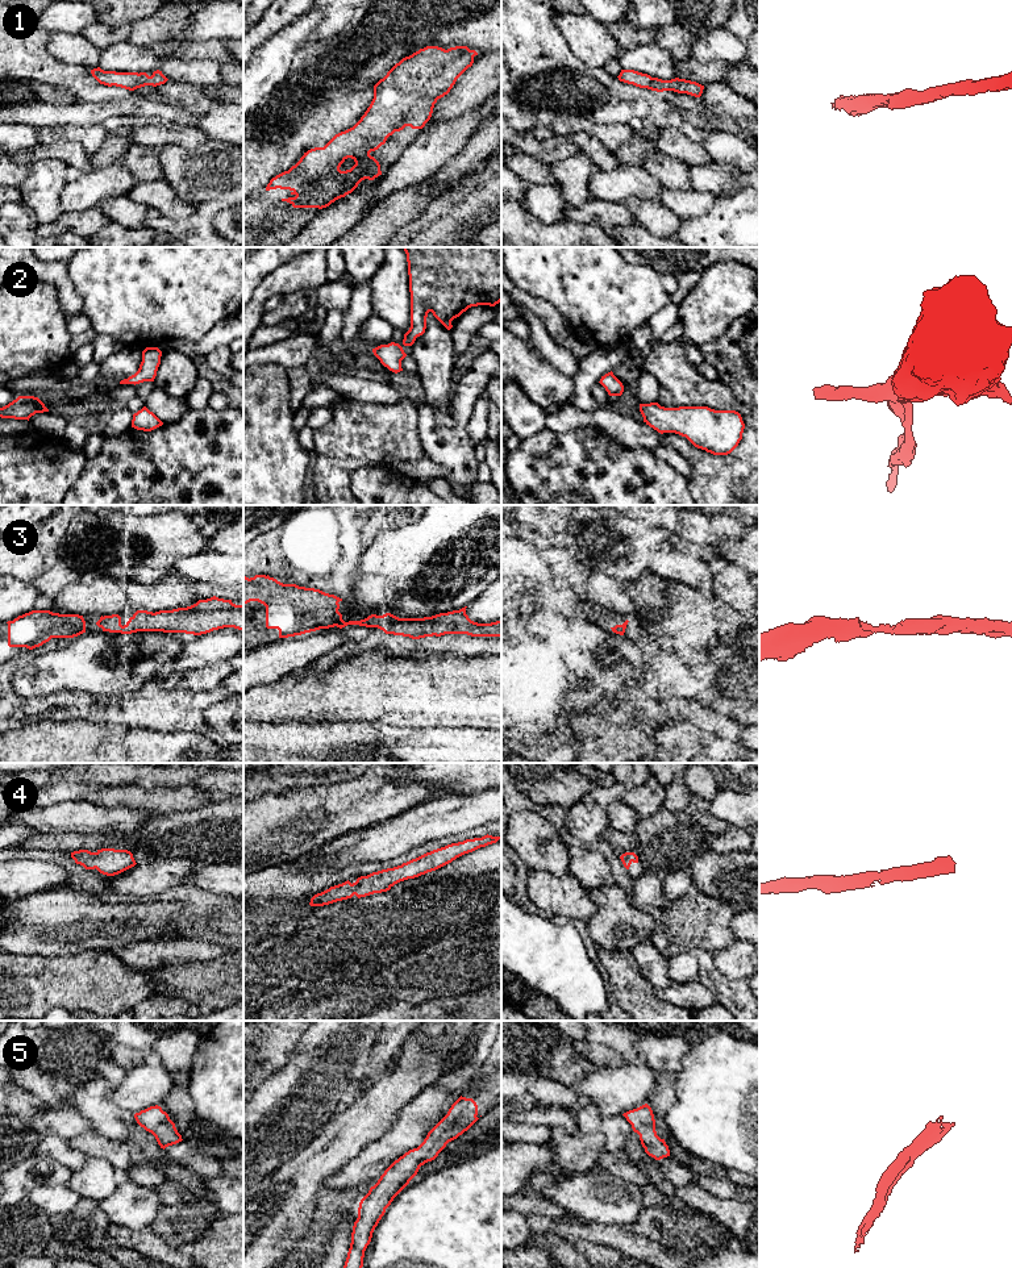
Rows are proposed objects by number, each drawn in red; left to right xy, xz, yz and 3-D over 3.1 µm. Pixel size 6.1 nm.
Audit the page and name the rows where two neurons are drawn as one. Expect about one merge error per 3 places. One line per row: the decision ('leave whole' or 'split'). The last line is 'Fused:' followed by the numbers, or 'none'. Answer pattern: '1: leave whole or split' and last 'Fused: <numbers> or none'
1: leave whole
2: leave whole
3: leave whole
4: leave whole
5: leave whole
Fused: none

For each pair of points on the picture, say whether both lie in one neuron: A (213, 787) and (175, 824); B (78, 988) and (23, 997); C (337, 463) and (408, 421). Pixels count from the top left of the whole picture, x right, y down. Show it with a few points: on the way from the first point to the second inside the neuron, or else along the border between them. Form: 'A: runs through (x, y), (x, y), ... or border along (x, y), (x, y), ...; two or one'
A: border along (217, 795), (229, 797); two
B: runs through (65, 988), (36, 988); one
C: runs through (354, 446), (366, 434), (391, 430); one

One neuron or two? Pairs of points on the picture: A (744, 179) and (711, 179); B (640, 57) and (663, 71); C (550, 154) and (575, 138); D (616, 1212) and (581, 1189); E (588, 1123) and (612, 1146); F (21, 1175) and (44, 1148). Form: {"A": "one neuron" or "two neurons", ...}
{"A": "one neuron", "B": "one neuron", "C": "two neurons", "D": "one neuron", "E": "one neuron", "F": "two neurons"}

